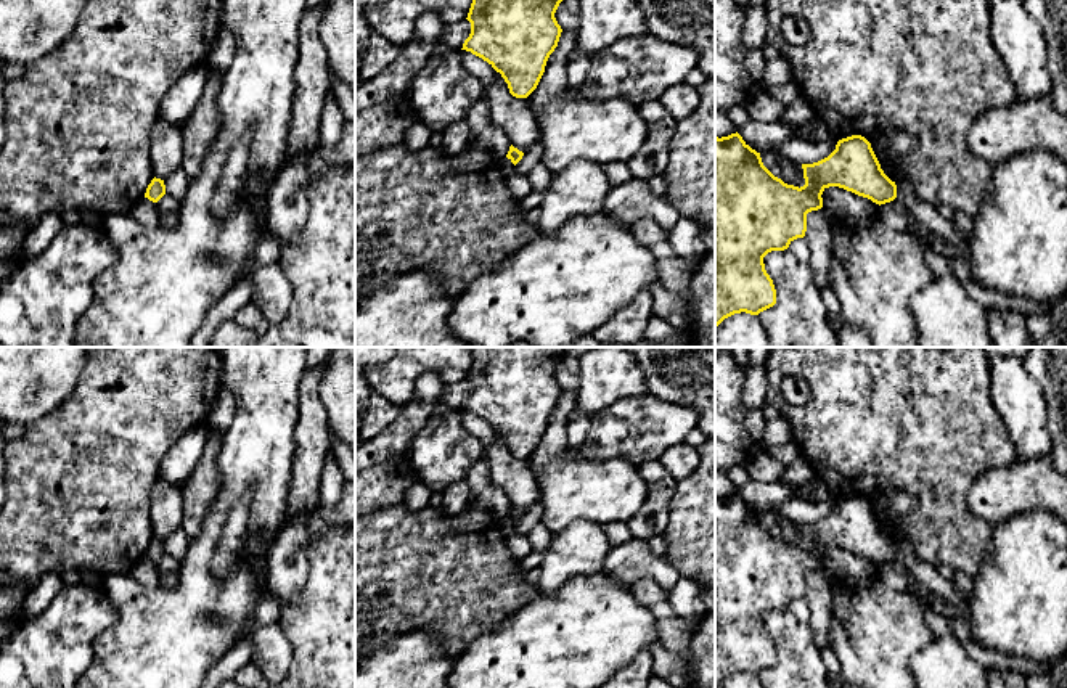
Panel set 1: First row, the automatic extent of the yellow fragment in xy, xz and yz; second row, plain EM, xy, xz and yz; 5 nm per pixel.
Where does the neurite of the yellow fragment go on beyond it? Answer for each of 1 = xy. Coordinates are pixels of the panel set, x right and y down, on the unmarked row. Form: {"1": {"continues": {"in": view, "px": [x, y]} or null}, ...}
{"1": {"continues": null}}

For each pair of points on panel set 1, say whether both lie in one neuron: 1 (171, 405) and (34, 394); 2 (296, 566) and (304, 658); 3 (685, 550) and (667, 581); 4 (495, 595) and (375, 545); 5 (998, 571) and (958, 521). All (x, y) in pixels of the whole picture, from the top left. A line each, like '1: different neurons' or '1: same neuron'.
1: different neurons
2: different neurons
3: different neurons
4: same neuron
5: different neurons

